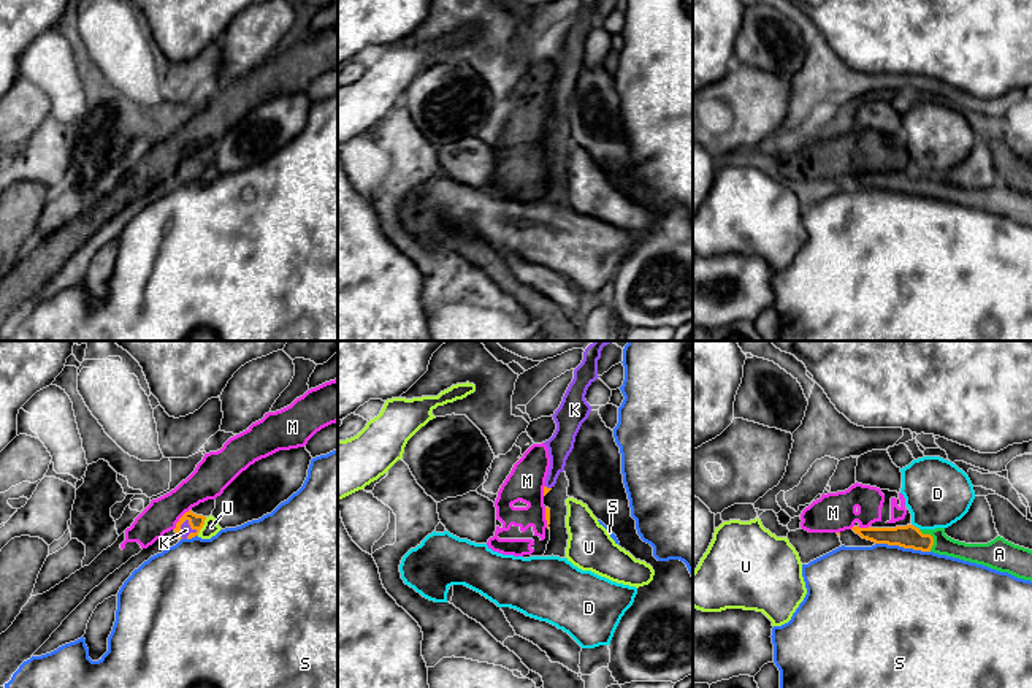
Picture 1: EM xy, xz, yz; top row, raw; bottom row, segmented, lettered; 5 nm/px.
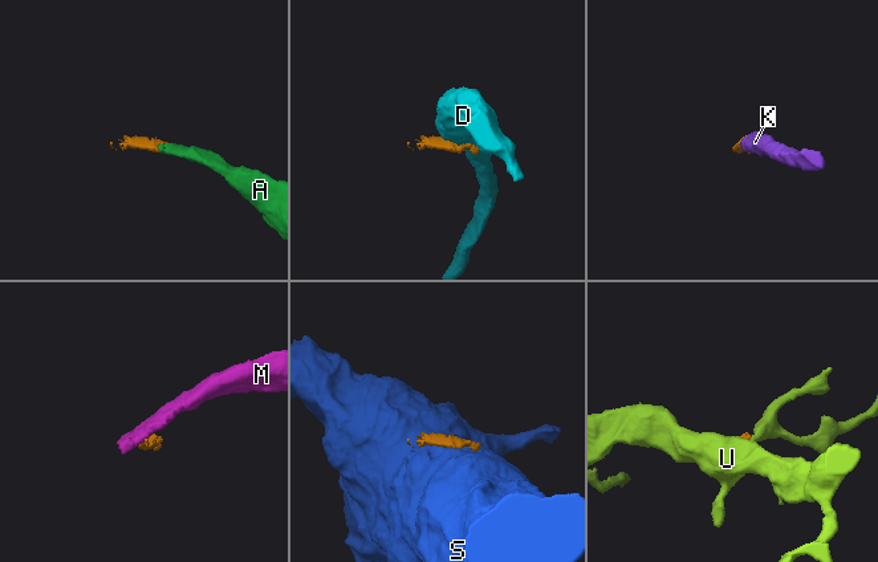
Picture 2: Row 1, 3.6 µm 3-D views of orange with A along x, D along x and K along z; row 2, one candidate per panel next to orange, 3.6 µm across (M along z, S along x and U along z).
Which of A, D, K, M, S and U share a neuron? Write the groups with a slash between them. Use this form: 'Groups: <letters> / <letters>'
Groups: A K / D / M / S / U

